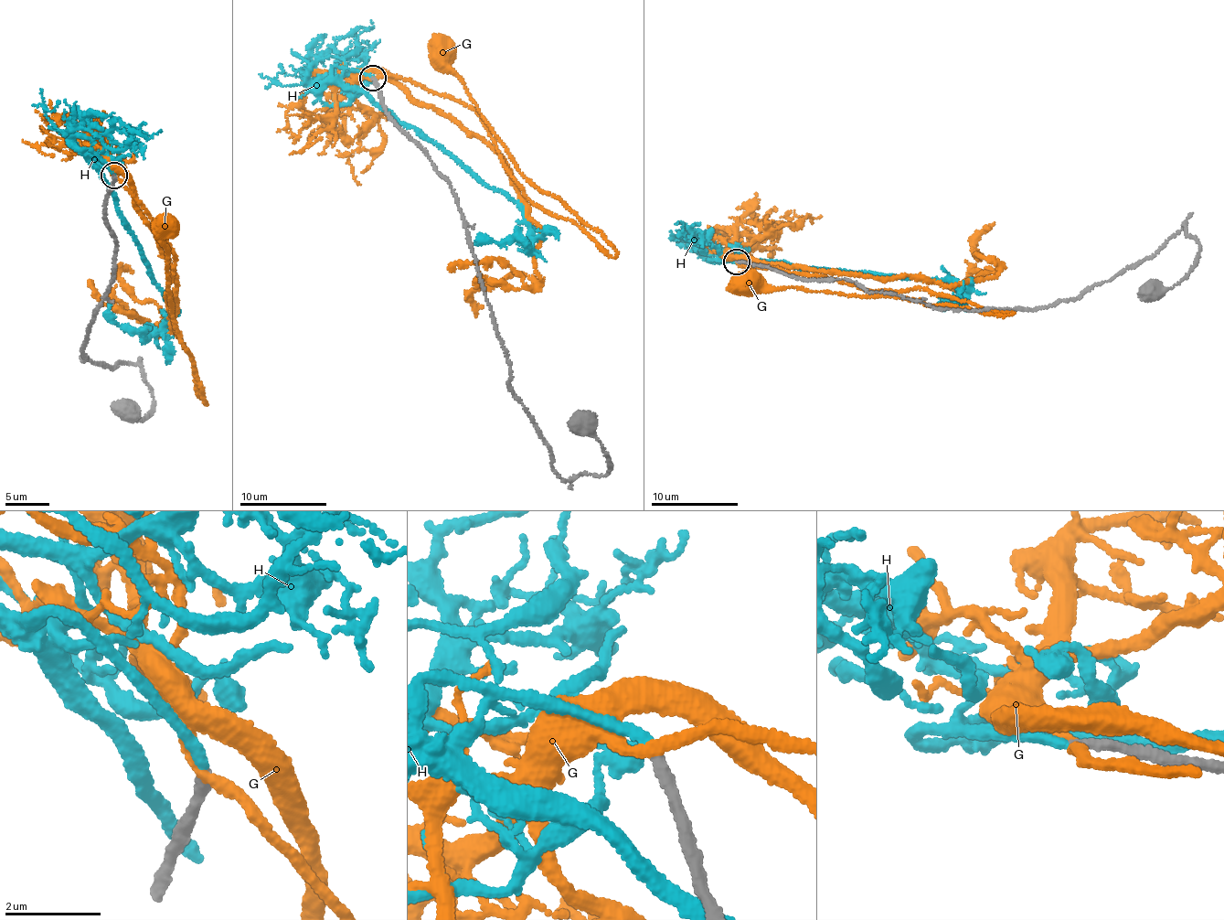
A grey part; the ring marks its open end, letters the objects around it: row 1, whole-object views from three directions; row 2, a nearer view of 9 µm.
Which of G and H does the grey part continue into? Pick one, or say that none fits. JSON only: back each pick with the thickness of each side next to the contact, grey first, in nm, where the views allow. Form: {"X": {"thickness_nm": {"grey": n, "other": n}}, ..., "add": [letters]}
{"H": {"thickness_nm": {"grey": 200, "other": 130}}, "add": ["H"]}

